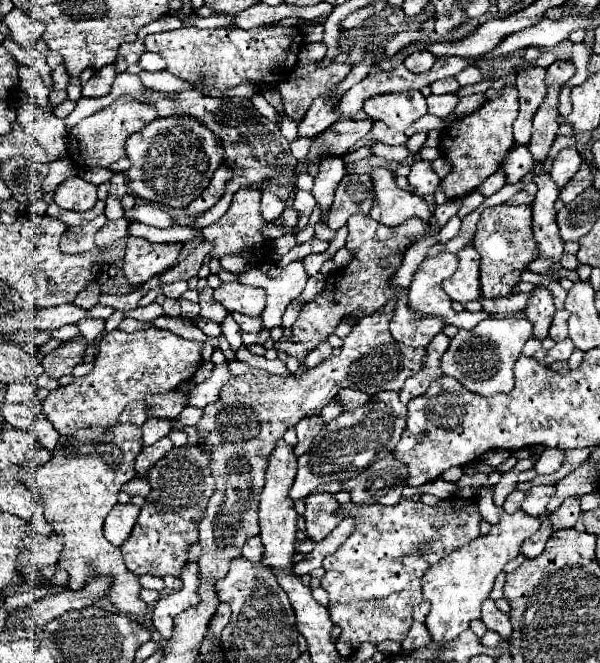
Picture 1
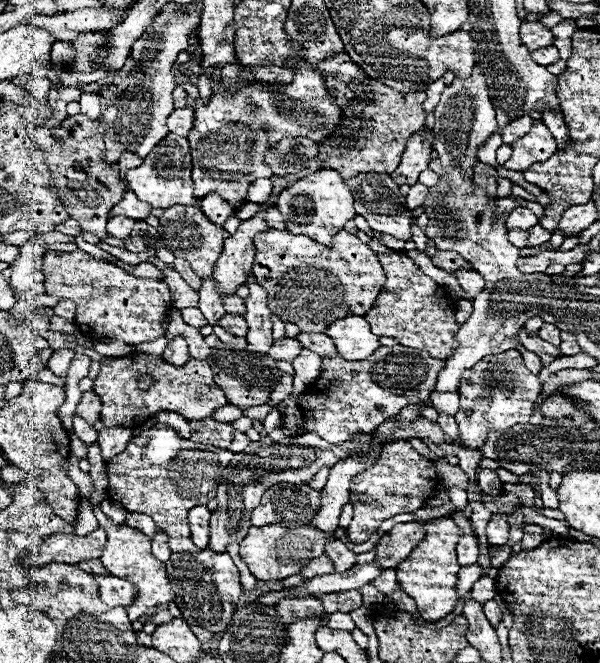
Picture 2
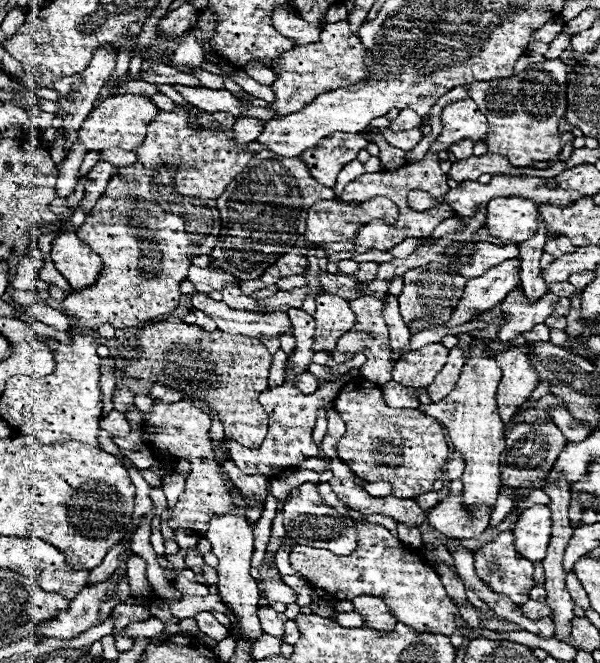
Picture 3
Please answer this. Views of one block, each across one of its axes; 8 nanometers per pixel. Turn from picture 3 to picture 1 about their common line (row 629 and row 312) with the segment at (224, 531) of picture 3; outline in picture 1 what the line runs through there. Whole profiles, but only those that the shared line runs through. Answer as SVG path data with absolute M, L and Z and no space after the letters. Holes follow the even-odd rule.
M224 282L214 290L214 300L228 312L240 312L246 316L260 316L264 310L264 290L244 286L240 282Z

